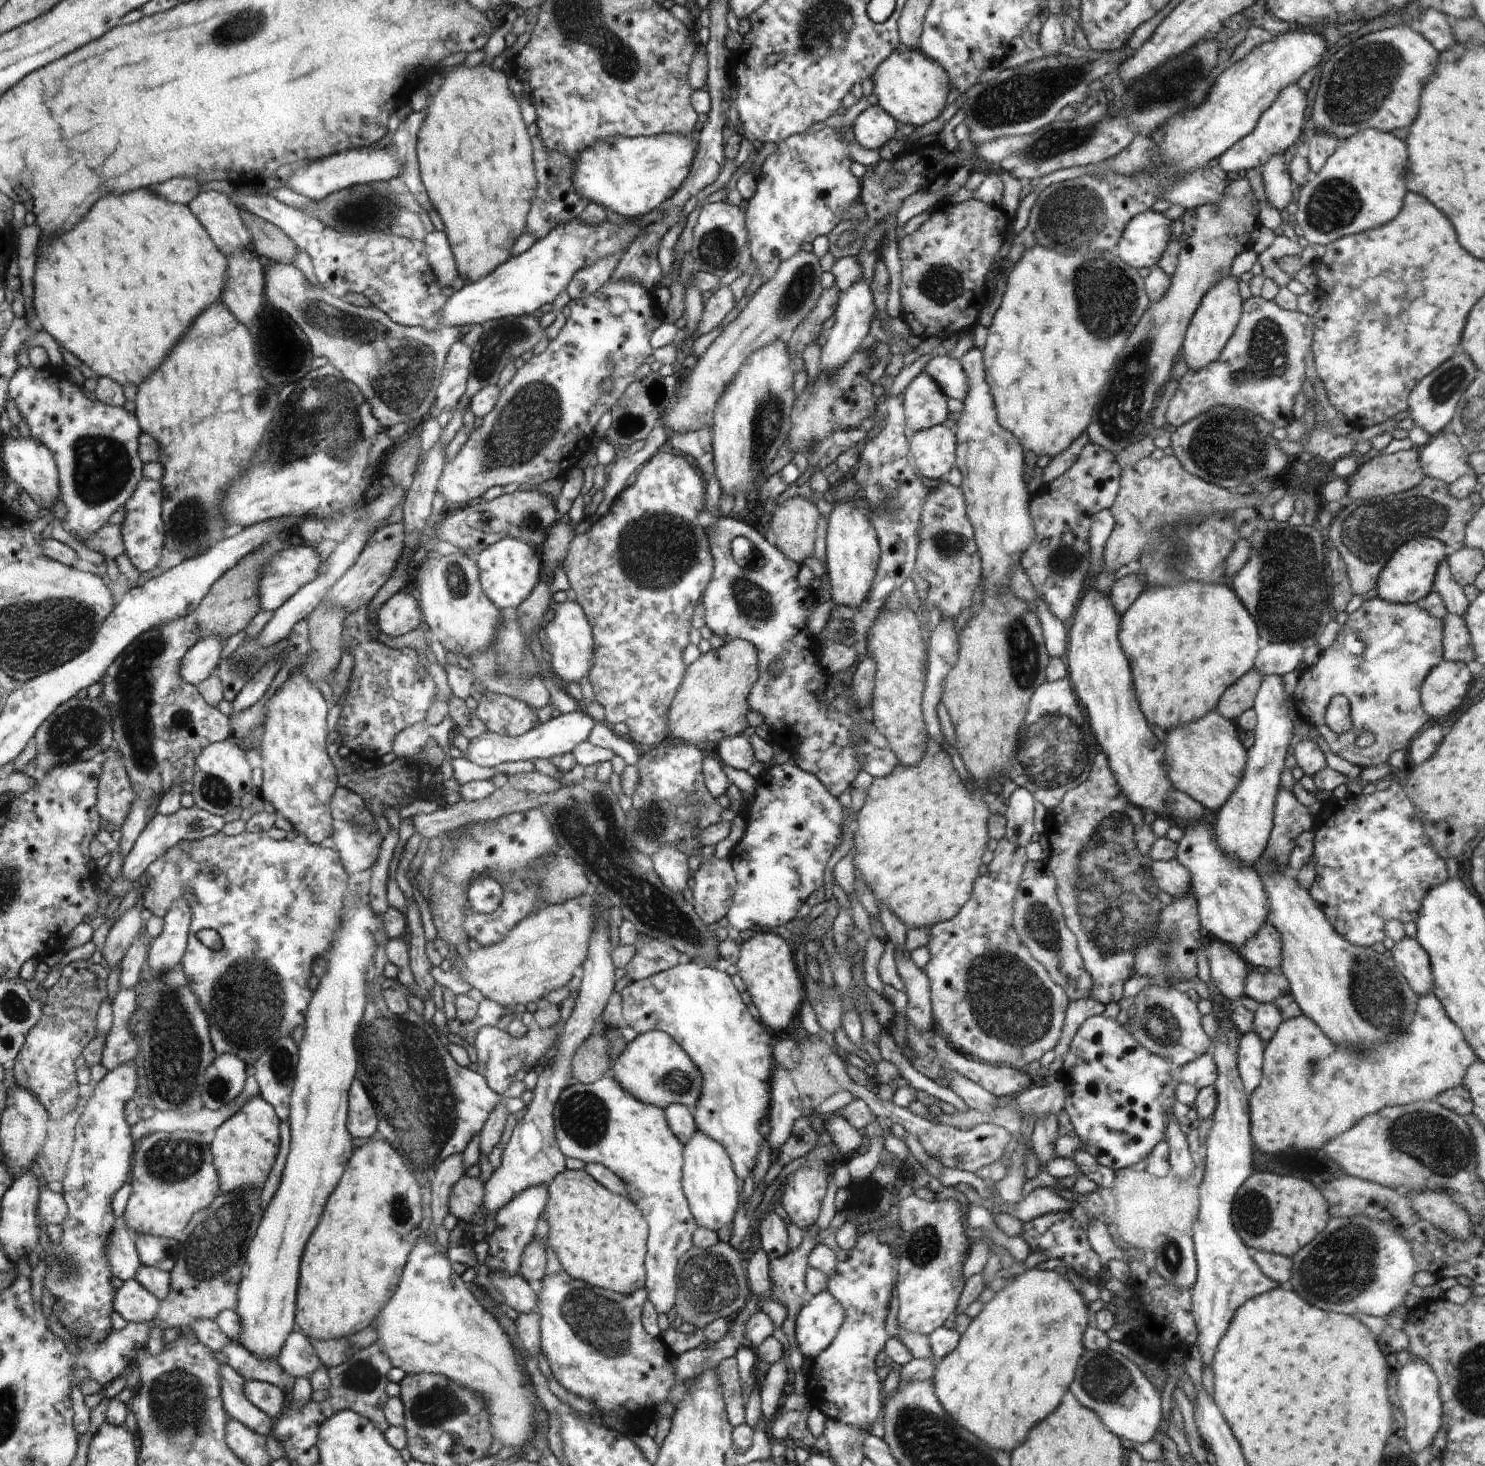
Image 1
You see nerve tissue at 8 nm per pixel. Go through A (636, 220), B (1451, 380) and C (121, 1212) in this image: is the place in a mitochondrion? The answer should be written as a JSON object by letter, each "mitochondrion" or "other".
{"A":"other","B":"mitochondrion","C":"other"}

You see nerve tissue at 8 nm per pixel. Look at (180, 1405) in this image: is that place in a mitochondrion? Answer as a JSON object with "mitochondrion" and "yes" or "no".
{"mitochondrion":"yes"}

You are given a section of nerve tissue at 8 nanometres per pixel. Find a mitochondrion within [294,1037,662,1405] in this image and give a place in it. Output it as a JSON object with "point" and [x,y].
{"point":[600,1323]}

